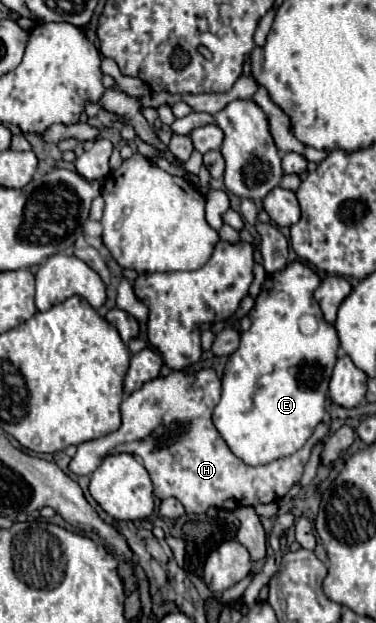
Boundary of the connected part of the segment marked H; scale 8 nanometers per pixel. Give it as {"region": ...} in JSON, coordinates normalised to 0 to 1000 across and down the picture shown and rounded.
{"region":[[[561,589],[524,599],[455,596],[439,605],[412,605],[375,624],[338,634],[322,650],[322,685],[290,698],[215,711],[199,734],[189,737],[184,753],[205,762],[242,762],[290,727],[338,724],[370,734],[386,746],[412,778],[412,798],[465,798],[481,804],[497,823],[545,823],[556,814],[620,820],[630,814],[678,814],[689,807],[747,801],[774,782],[801,772],[806,750],[827,730],[827,717],[848,705],[870,701],[875,679],[854,676],[790,727],[668,750],[614,727],[561,676],[561,663],[582,647],[582,634],[588,612]]]}

